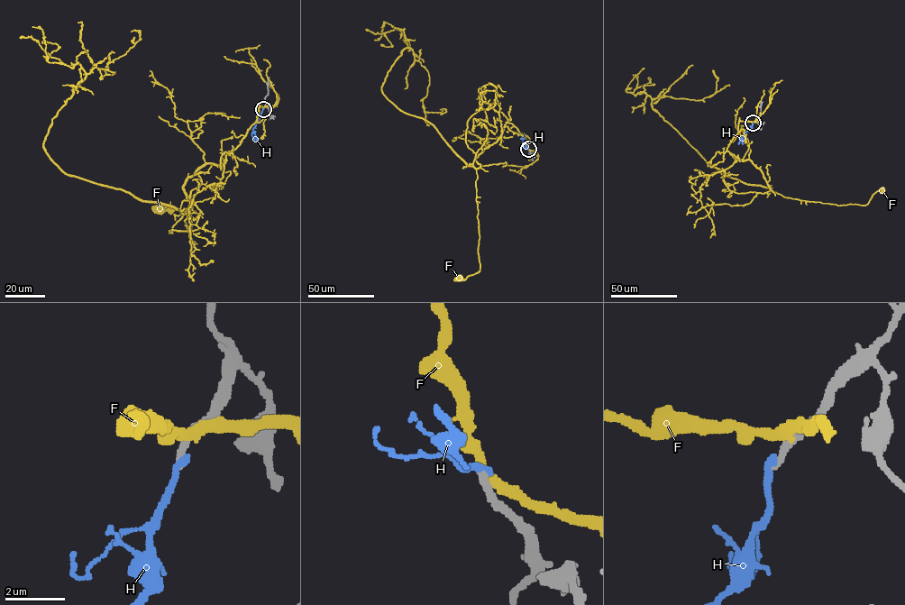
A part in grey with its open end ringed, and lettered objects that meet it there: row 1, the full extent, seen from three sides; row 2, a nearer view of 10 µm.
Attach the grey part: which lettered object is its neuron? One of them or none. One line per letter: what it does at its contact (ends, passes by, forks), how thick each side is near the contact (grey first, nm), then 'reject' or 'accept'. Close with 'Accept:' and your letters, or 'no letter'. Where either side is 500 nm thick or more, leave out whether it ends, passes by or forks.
F: it passes by | 360/320 nm | reject
H: it ends | 260/260 nm | reject
Accept: no letter

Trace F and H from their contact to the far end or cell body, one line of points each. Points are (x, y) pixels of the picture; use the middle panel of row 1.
F: (528, 149), (525, 134), (507, 123), (501, 136), (475, 159), (479, 165), (476, 181), (479, 270), (459, 279)
H: (528, 149), (521, 139), (524, 134)

